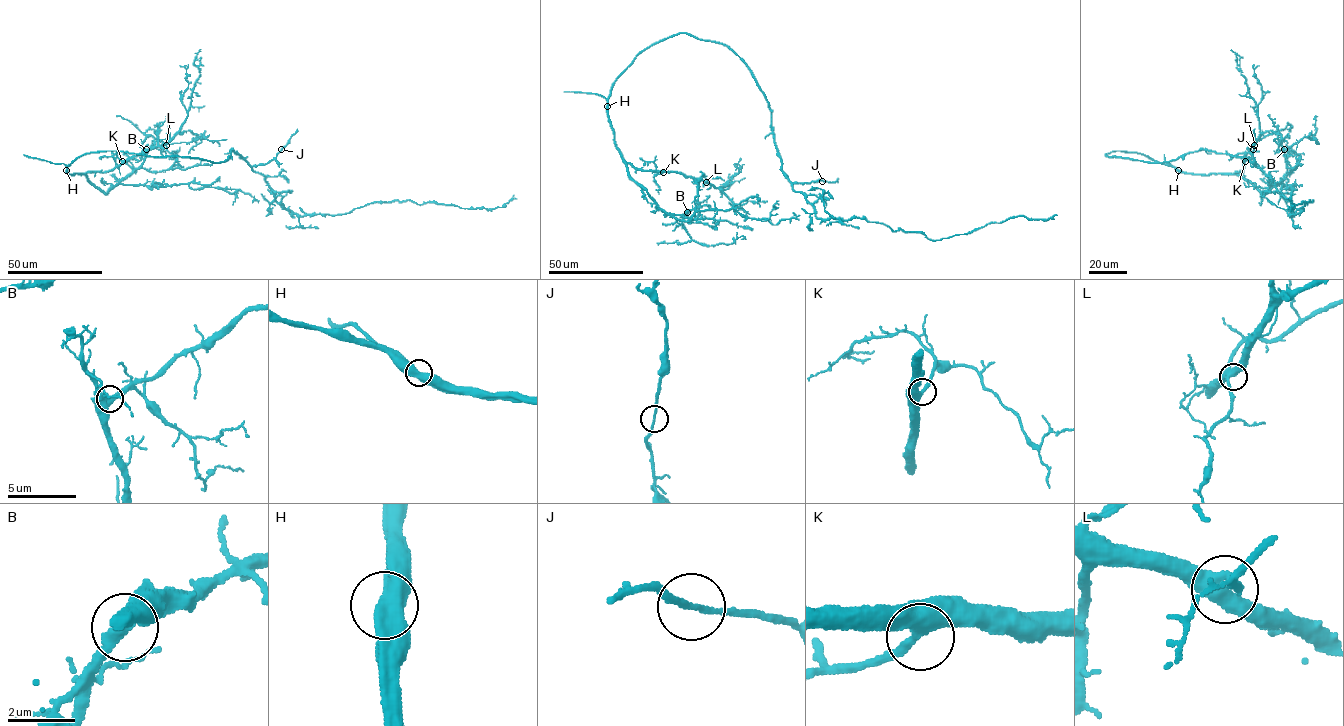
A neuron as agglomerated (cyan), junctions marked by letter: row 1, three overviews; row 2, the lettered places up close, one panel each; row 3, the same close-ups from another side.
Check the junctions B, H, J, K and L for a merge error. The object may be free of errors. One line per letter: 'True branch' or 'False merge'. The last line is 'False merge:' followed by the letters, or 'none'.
B: True branch
H: True branch
J: True branch
K: True branch
L: True branch
False merge: none

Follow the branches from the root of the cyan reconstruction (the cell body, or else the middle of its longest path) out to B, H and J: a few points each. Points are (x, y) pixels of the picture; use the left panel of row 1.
B: (201, 159), (98, 151), (80, 156), (67, 167), (67, 172), (84, 174), (106, 193), (140, 166), (146, 149)
H: (201, 159), (98, 151), (80, 156), (66, 170)
J: (201, 159), (224, 161), (232, 149), (250, 166), (264, 165), (274, 159), (281, 149)

